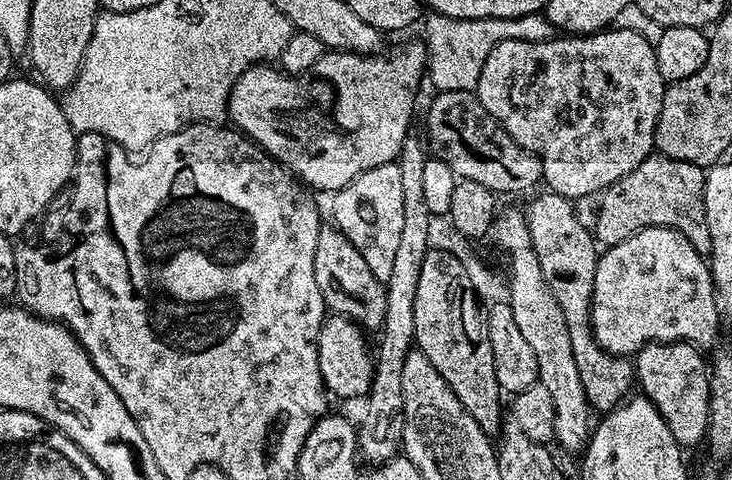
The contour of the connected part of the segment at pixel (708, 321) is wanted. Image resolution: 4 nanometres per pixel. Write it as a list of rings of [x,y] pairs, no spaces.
[[[650,230],[630,238],[630,242],[621,244],[611,249],[612,253],[608,257],[601,259],[596,265],[596,281],[594,282],[594,294],[596,295],[596,318],[598,327],[602,333],[603,339],[609,345],[620,346],[618,344],[628,344],[631,340],[639,341],[641,338],[676,338],[681,334],[690,334],[686,332],[708,332],[712,327],[712,302],[708,293],[708,271],[704,269],[705,257],[682,234],[671,232],[670,230]]]

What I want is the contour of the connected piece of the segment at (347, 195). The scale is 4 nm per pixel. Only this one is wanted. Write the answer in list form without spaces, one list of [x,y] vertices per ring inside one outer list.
[[[377,170],[359,176],[335,193],[336,216],[343,235],[352,241],[360,256],[362,266],[372,276],[373,281],[380,282],[388,275],[392,262],[392,252],[400,228],[400,186],[397,177],[388,170]]]

